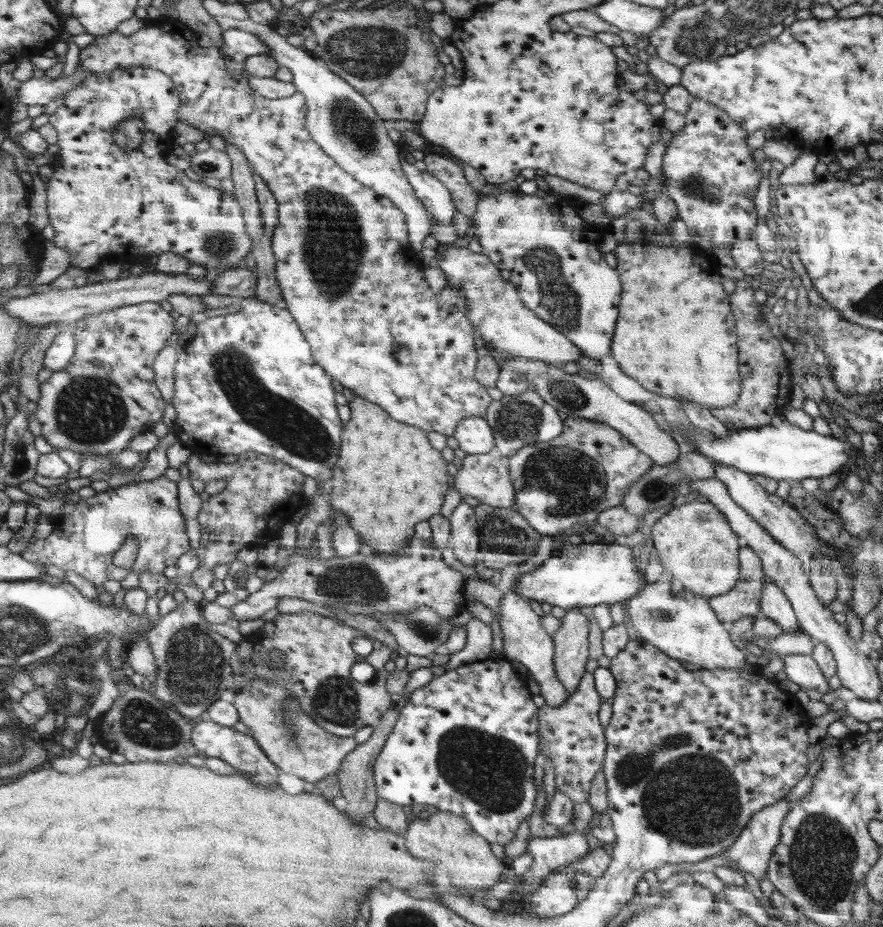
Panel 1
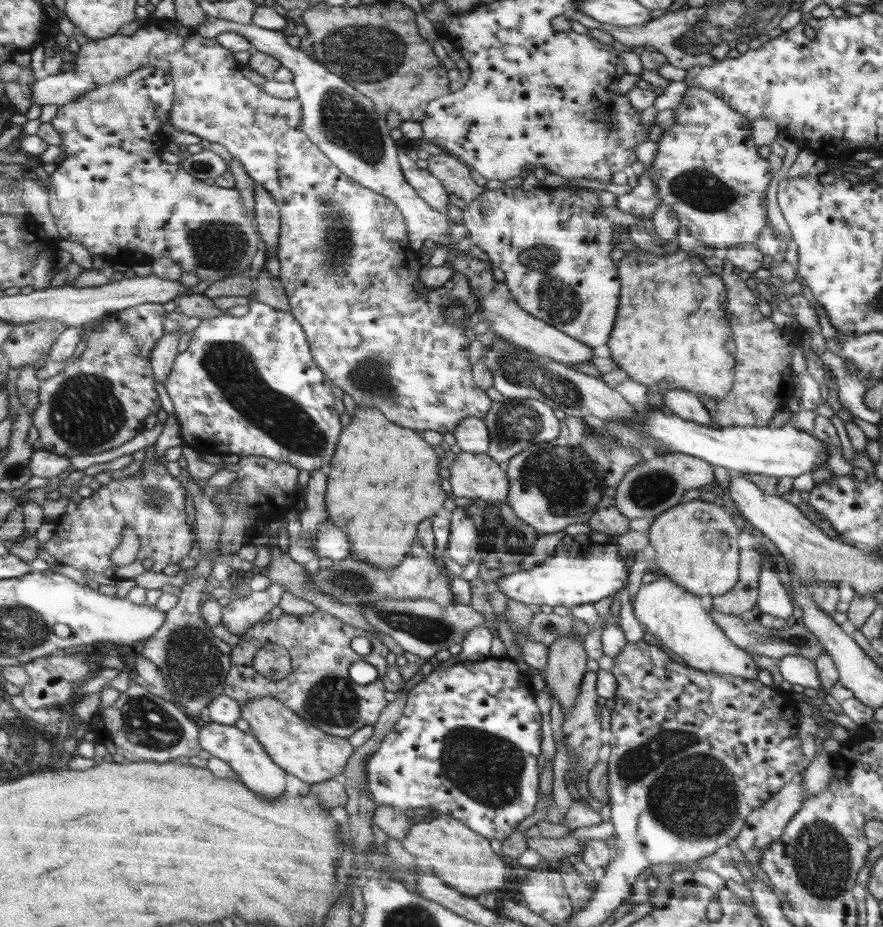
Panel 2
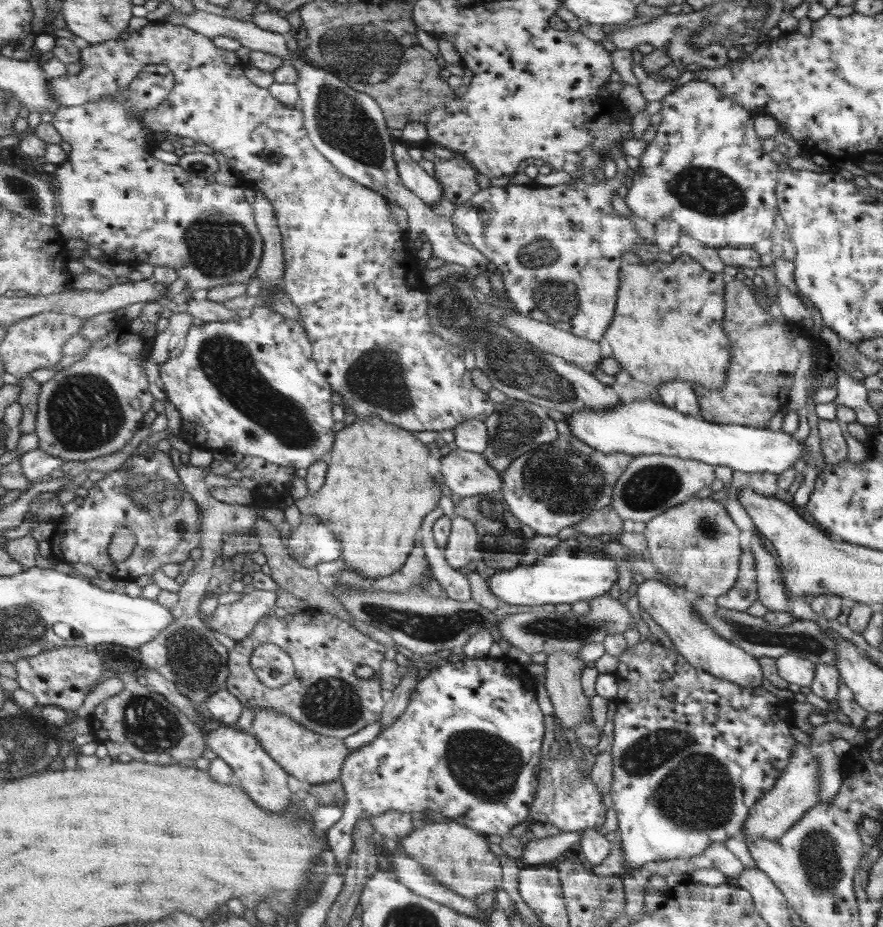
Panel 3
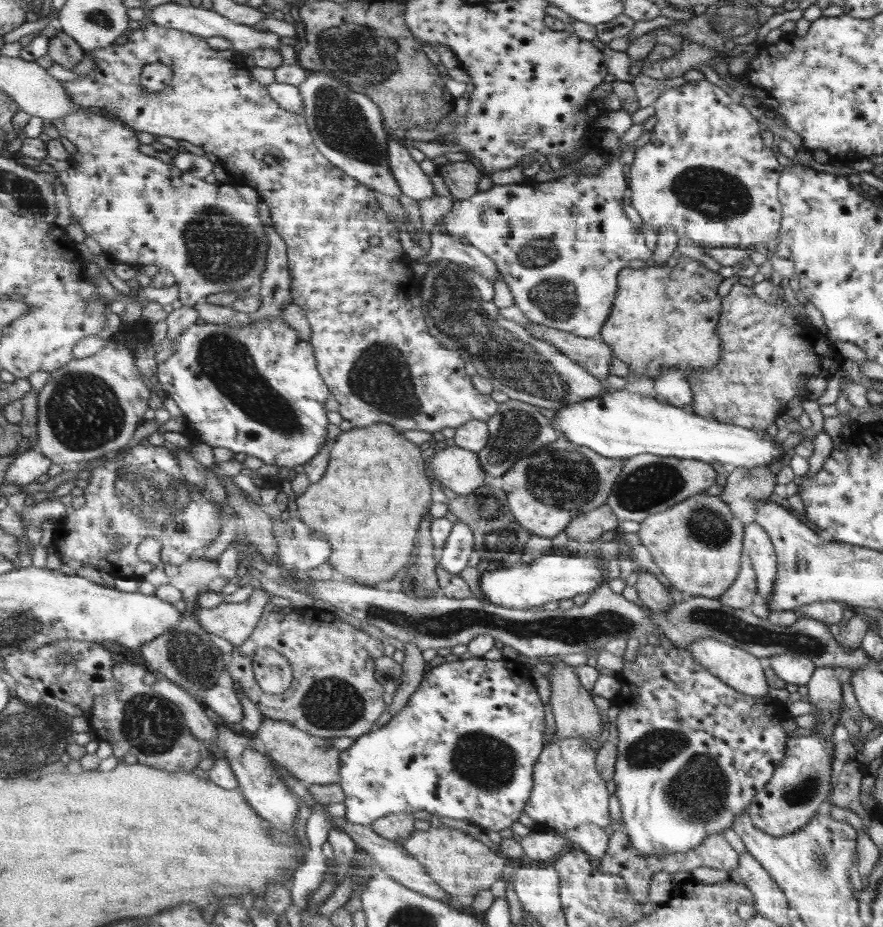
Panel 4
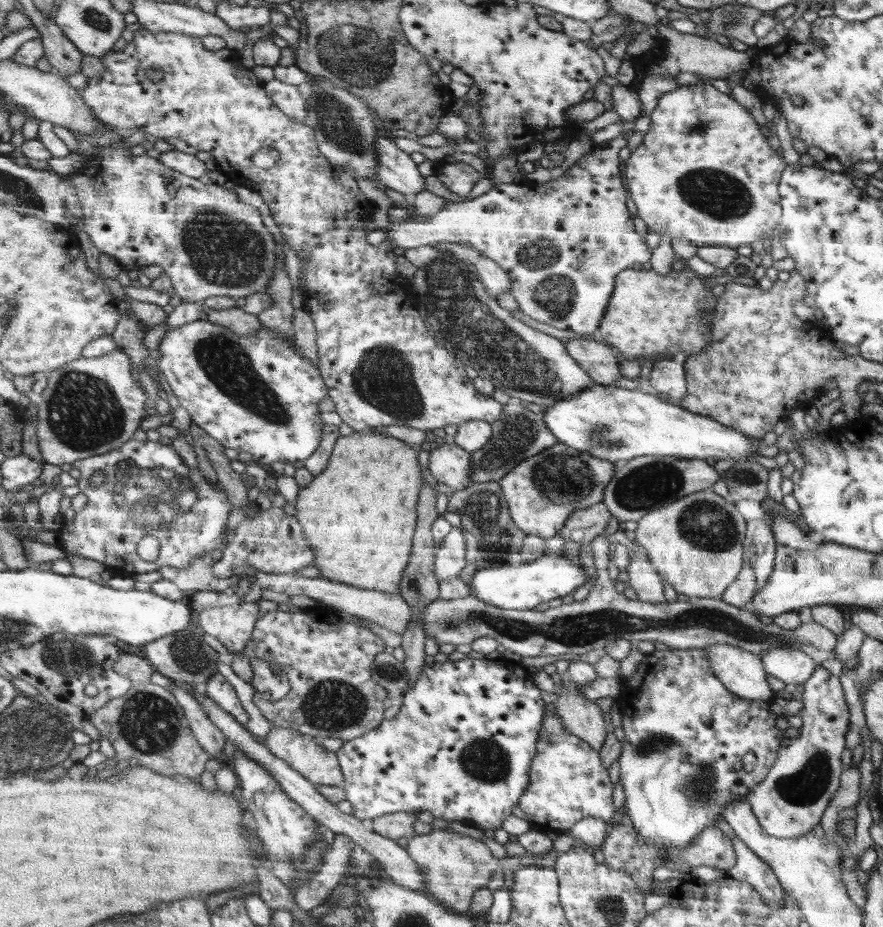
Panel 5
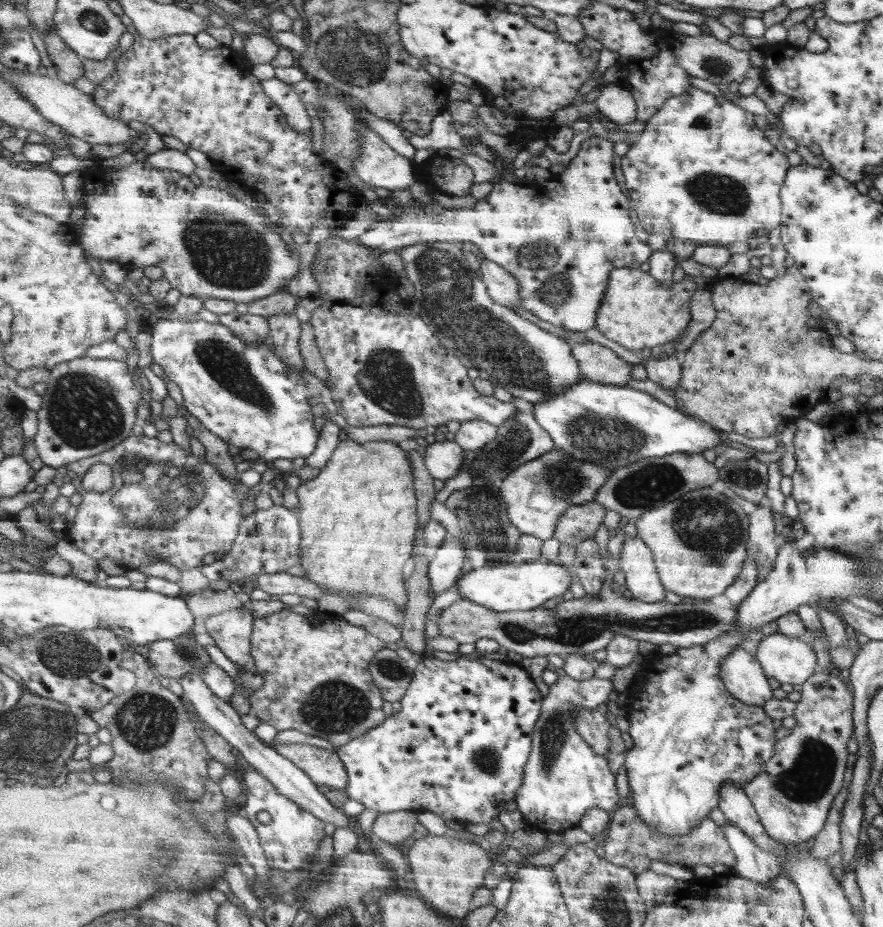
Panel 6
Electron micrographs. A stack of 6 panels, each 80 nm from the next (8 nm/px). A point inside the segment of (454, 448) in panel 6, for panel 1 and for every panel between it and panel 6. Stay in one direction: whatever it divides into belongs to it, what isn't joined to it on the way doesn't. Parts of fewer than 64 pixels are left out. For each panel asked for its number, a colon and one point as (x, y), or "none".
1: (485, 476)
2: (473, 475)
3: (465, 473)
4: (456, 468)
5: (451, 464)

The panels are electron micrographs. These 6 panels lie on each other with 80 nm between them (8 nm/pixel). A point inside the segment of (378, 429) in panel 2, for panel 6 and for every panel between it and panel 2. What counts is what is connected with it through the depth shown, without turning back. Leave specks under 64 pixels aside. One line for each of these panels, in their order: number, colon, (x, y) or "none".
3: (376, 493)
4: (369, 503)
5: (371, 471)
6: (357, 517)

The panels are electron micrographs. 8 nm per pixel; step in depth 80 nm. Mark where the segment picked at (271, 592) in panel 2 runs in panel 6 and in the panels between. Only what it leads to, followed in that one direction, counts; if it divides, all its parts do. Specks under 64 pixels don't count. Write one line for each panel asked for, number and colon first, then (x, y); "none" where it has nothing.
3: (237, 620)
4: (235, 623)
5: (232, 625)
6: (232, 631)

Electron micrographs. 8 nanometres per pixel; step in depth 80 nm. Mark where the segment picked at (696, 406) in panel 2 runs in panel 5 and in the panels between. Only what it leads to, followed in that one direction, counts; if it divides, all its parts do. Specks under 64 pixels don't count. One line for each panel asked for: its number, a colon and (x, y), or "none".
3: (678, 394)
4: (672, 386)
5: (668, 375)

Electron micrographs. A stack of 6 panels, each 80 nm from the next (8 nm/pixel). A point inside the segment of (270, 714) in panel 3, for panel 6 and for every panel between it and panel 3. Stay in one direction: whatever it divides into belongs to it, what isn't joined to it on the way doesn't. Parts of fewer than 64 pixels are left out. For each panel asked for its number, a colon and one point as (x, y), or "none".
4: (312, 760)
5: (321, 767)
6: (325, 767)

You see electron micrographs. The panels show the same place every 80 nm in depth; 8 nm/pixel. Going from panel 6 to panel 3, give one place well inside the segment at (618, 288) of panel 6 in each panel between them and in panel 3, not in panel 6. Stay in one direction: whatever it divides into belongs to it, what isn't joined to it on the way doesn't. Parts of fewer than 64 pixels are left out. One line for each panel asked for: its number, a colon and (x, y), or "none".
3: (677, 332)
4: (662, 318)
5: (653, 316)

